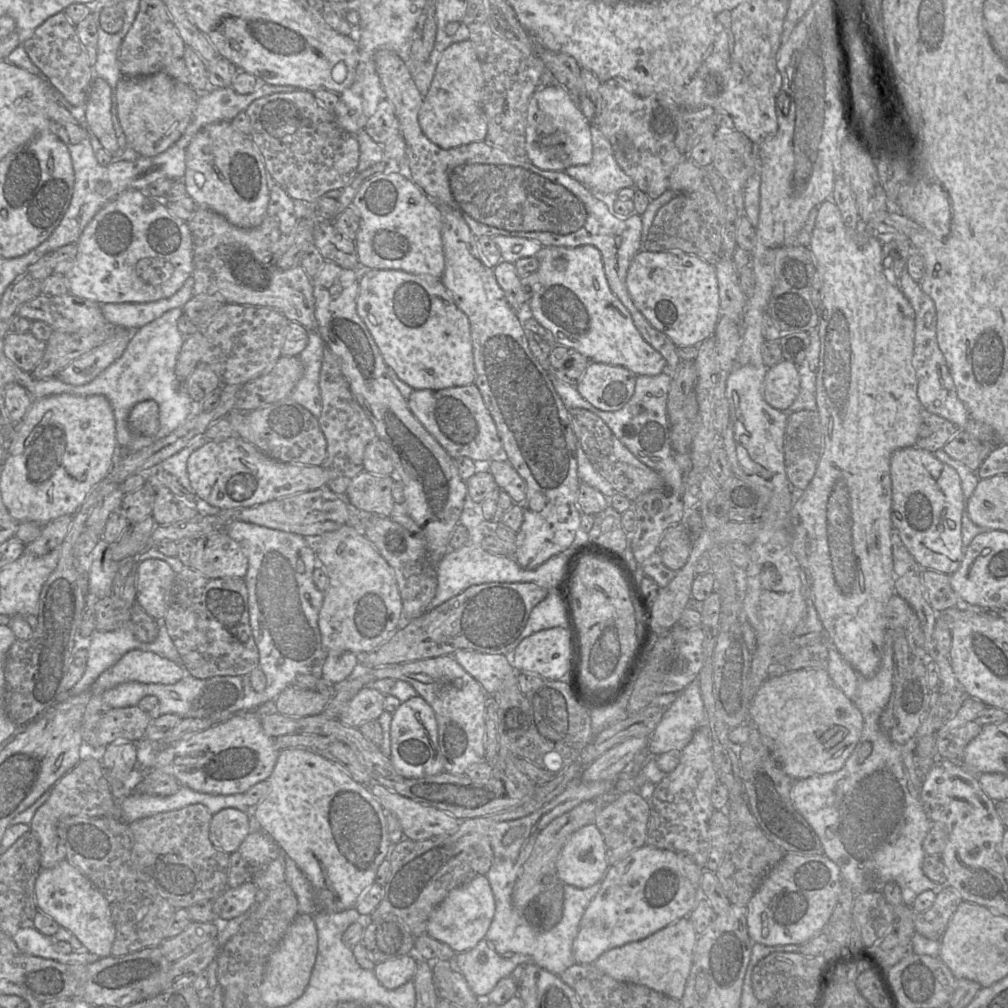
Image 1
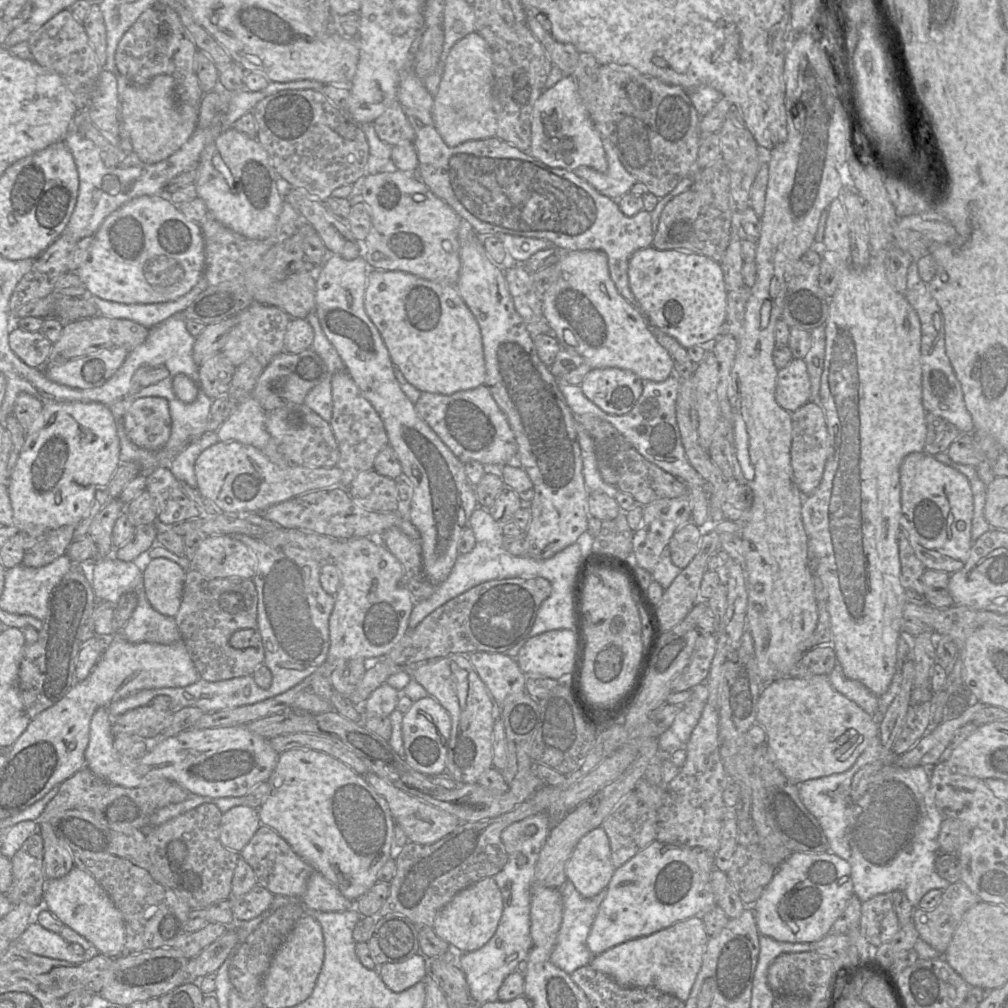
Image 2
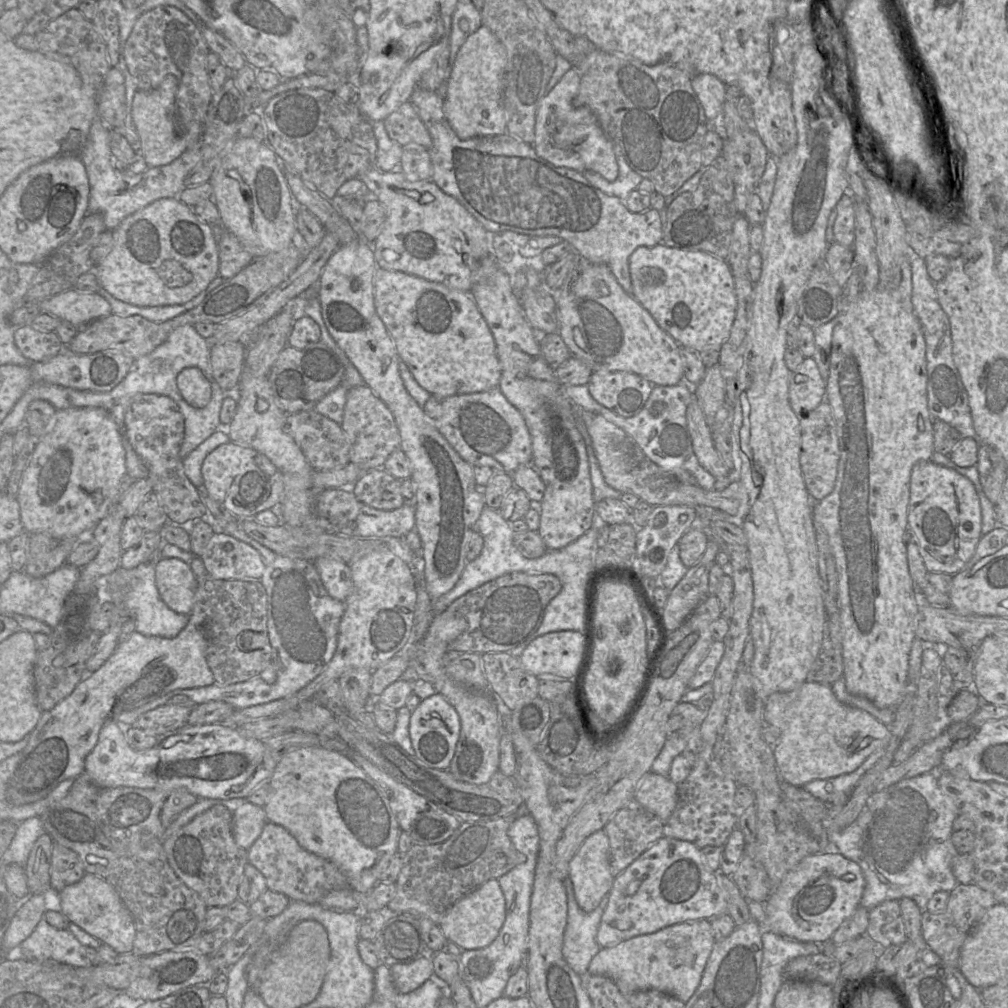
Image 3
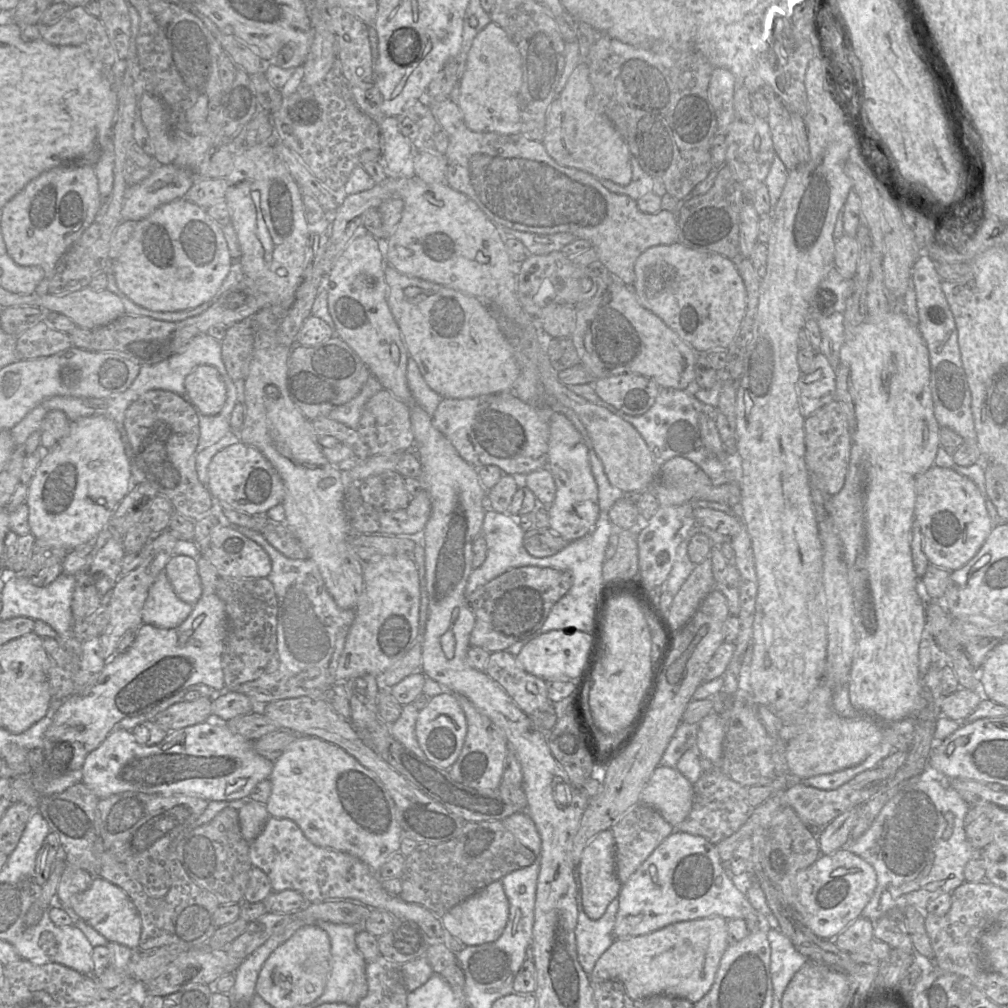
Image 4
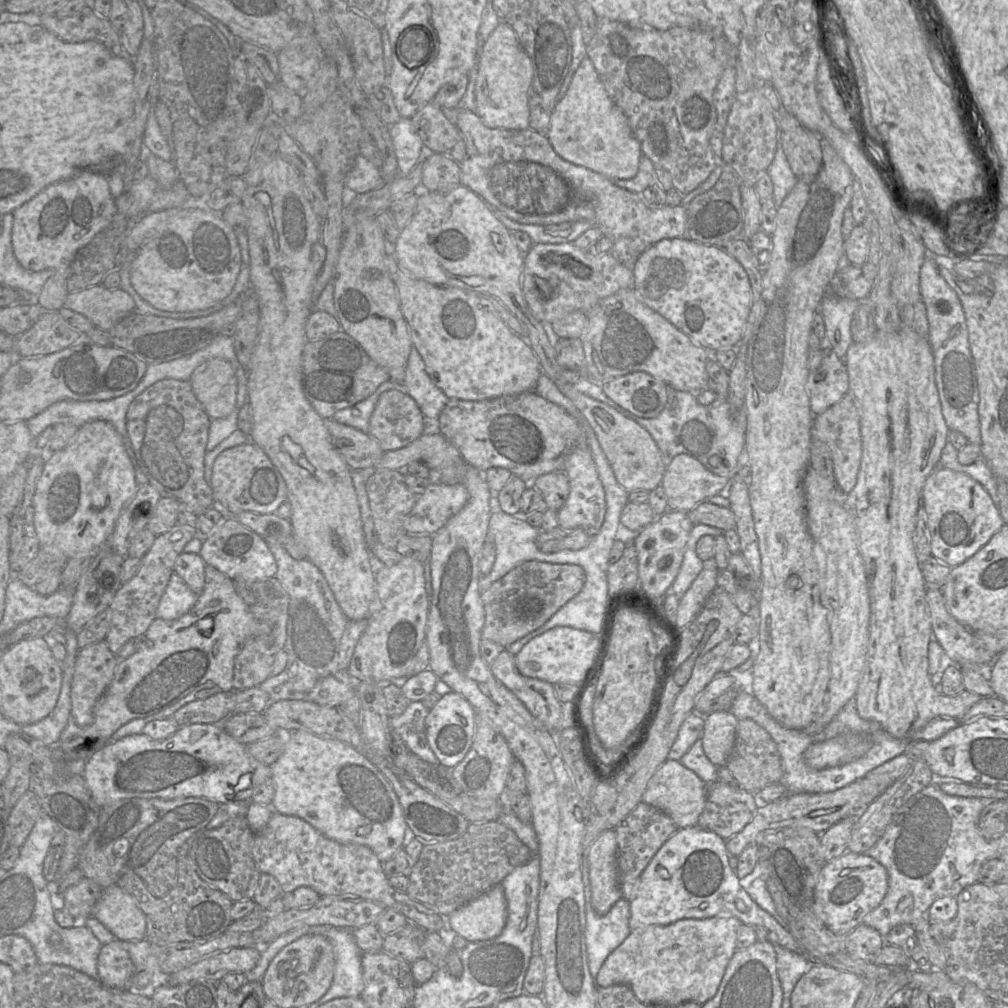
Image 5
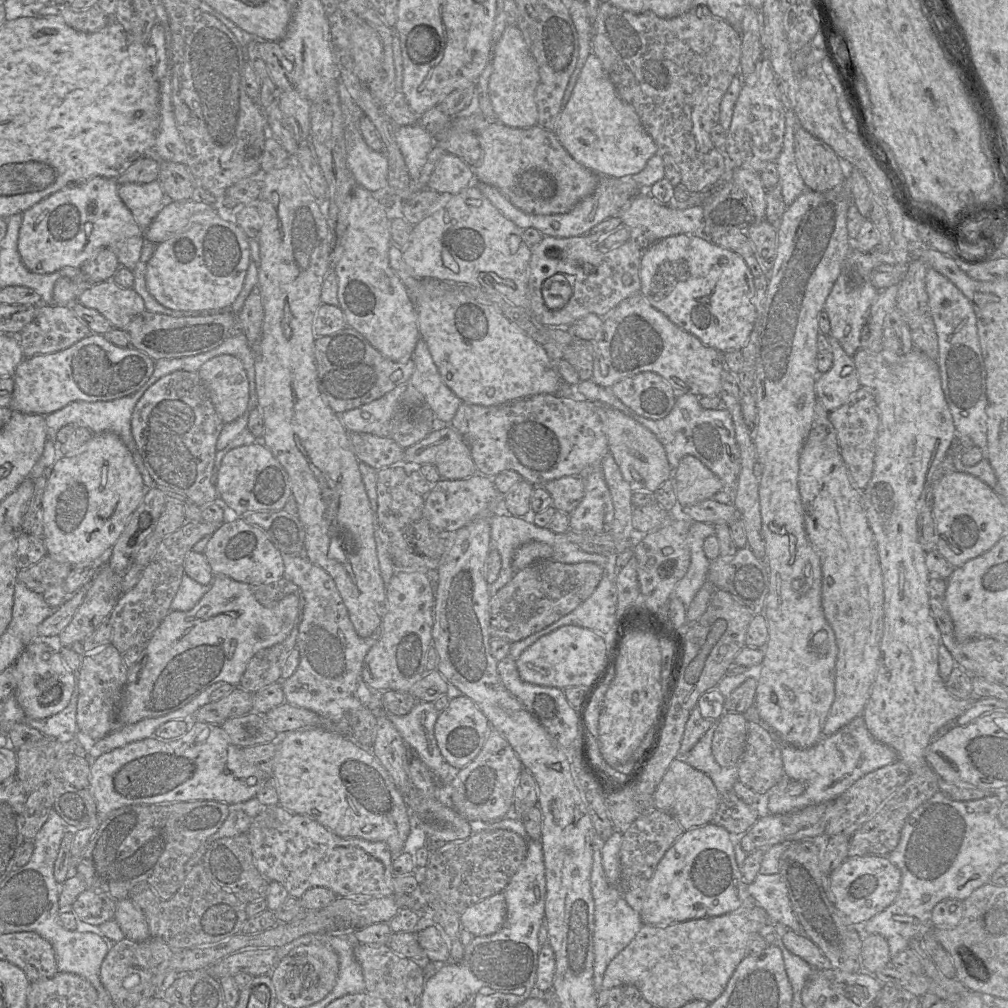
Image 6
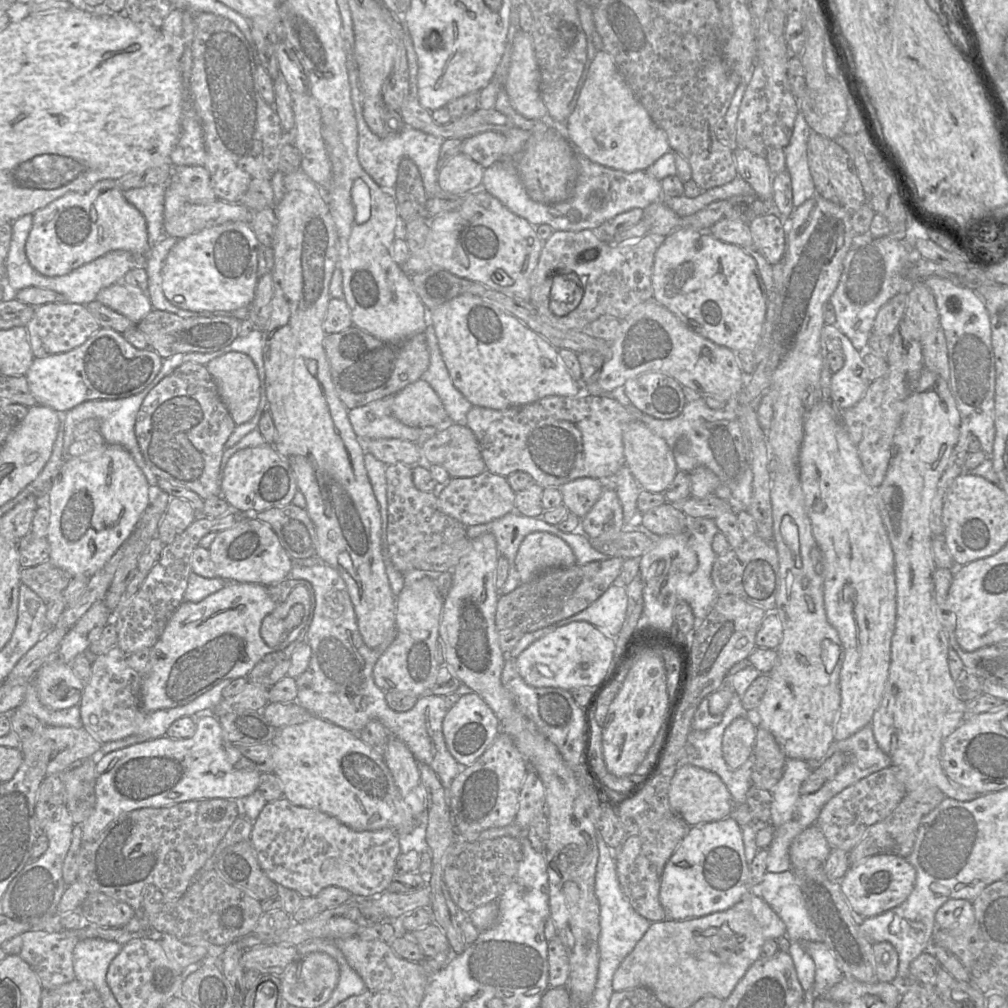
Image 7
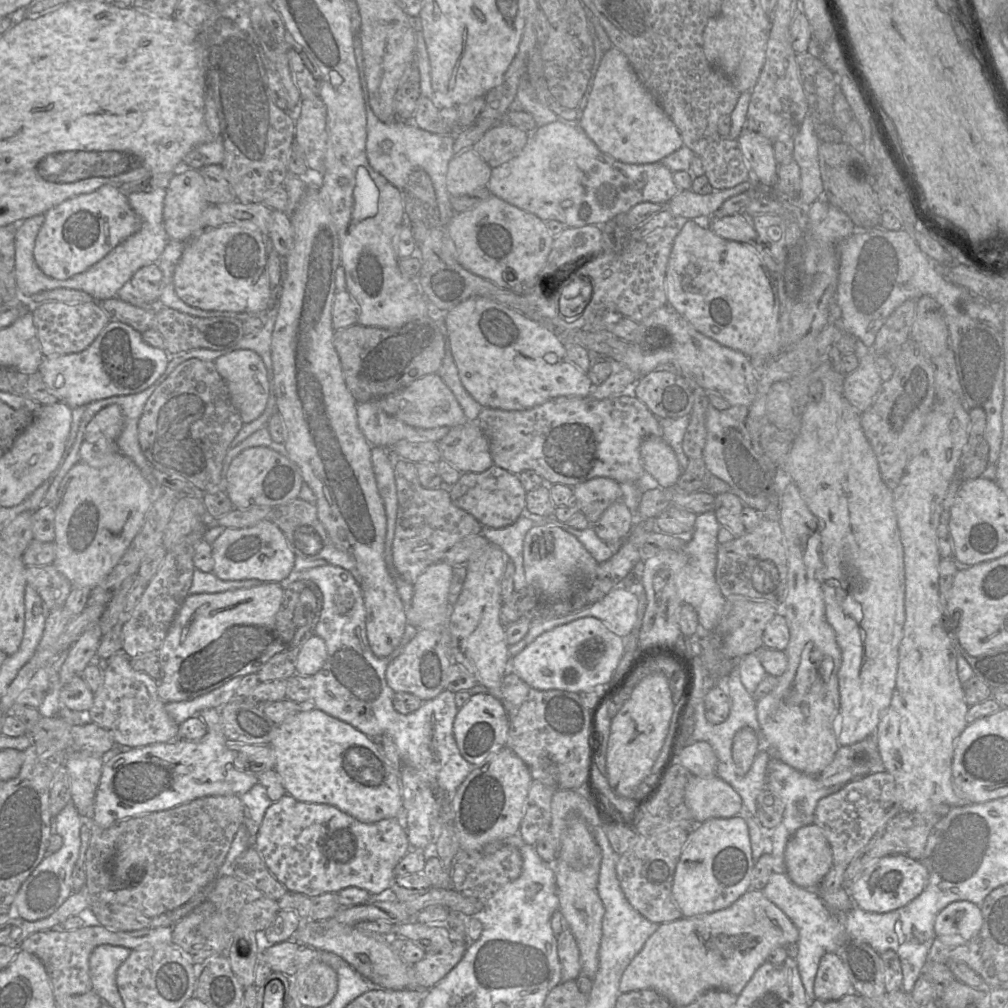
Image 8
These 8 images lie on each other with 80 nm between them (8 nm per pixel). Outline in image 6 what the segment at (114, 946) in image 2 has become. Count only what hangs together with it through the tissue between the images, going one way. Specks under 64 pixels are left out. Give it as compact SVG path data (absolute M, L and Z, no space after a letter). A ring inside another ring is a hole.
M130 898L117 902L114 919L120 926L125 938L137 942L151 938L146 916Z

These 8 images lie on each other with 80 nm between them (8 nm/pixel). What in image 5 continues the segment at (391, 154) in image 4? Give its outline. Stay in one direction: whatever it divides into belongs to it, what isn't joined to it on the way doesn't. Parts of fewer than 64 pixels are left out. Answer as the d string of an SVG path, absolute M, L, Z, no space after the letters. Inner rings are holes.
M409 118L390 126L390 134L398 161L399 176L409 174L417 164L422 163L425 156L425 147L420 137L414 131Z

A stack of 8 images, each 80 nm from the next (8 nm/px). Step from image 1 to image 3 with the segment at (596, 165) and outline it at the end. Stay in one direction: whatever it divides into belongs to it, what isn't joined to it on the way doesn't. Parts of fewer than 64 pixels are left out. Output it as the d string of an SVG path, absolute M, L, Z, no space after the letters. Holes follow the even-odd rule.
M613 142L613 148L619 169L619 174L615 181L610 182L592 170L584 171L583 175L592 185L605 194L615 196L624 201L632 191L637 189L643 178L628 165L621 147Z

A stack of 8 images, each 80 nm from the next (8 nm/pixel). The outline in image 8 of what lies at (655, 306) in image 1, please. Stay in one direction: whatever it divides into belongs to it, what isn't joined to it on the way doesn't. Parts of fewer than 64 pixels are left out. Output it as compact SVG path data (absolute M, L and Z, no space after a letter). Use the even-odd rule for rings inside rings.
M695 220L687 221L673 243L666 270L665 290L666 306L683 316L705 336L748 356L775 356L781 353L777 279L769 276L750 245L722 238Z

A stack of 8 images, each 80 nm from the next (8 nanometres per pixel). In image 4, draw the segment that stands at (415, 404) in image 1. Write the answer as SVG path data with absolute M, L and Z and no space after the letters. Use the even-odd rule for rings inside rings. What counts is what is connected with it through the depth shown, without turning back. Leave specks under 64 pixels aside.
M511 392L466 399L443 398L432 422L458 455L474 468L496 466L504 475L525 476L545 469L548 462L551 411L525 403Z

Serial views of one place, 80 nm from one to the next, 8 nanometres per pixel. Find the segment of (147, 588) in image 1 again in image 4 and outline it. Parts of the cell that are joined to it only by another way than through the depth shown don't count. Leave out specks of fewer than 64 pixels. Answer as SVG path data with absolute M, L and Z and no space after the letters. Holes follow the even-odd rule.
M173 555L164 572L181 600L194 605L200 599L202 583L196 559L186 555Z

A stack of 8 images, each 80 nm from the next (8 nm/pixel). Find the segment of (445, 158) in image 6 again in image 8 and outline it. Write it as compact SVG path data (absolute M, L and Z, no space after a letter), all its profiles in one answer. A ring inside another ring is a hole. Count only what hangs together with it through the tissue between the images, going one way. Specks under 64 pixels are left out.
M472 148L455 155L448 164L446 186L451 196L464 196L486 187L492 168Z

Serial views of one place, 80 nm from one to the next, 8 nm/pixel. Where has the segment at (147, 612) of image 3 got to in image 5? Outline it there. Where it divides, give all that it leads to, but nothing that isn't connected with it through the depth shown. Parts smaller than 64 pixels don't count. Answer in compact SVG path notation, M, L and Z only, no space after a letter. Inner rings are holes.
M173 573L157 608L156 618L175 620L189 612L198 596L184 580Z

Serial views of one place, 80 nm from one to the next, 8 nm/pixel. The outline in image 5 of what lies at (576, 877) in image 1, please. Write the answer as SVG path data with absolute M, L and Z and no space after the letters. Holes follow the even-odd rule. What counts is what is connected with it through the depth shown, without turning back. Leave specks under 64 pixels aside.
M614 829L602 832L588 849L592 907L602 916L622 898L617 866L617 841Z

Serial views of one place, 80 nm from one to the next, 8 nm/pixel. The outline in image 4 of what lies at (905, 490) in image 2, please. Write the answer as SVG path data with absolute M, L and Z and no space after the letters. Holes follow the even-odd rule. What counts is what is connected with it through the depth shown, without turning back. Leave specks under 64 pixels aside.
M933 465L917 477L915 491L915 520L923 535L923 551L929 564L950 572L962 568L977 554L994 528L979 488L971 479L953 469Z

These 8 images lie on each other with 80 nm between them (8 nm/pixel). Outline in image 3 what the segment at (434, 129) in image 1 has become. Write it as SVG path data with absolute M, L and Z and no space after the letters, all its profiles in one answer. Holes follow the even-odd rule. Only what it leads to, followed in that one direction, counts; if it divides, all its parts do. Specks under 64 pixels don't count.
M485 25L473 32L460 47L446 82L444 115L461 139L492 136L507 132L508 116L503 106L503 76L507 51L496 35Z

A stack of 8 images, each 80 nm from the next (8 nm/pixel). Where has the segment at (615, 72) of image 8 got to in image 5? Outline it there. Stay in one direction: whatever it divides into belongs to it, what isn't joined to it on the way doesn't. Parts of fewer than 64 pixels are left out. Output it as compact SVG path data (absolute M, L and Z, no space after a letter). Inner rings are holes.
M589 57L576 70L564 97L557 102L546 133L555 152L564 160L590 169L609 180L631 179L643 156L627 117L610 99Z

